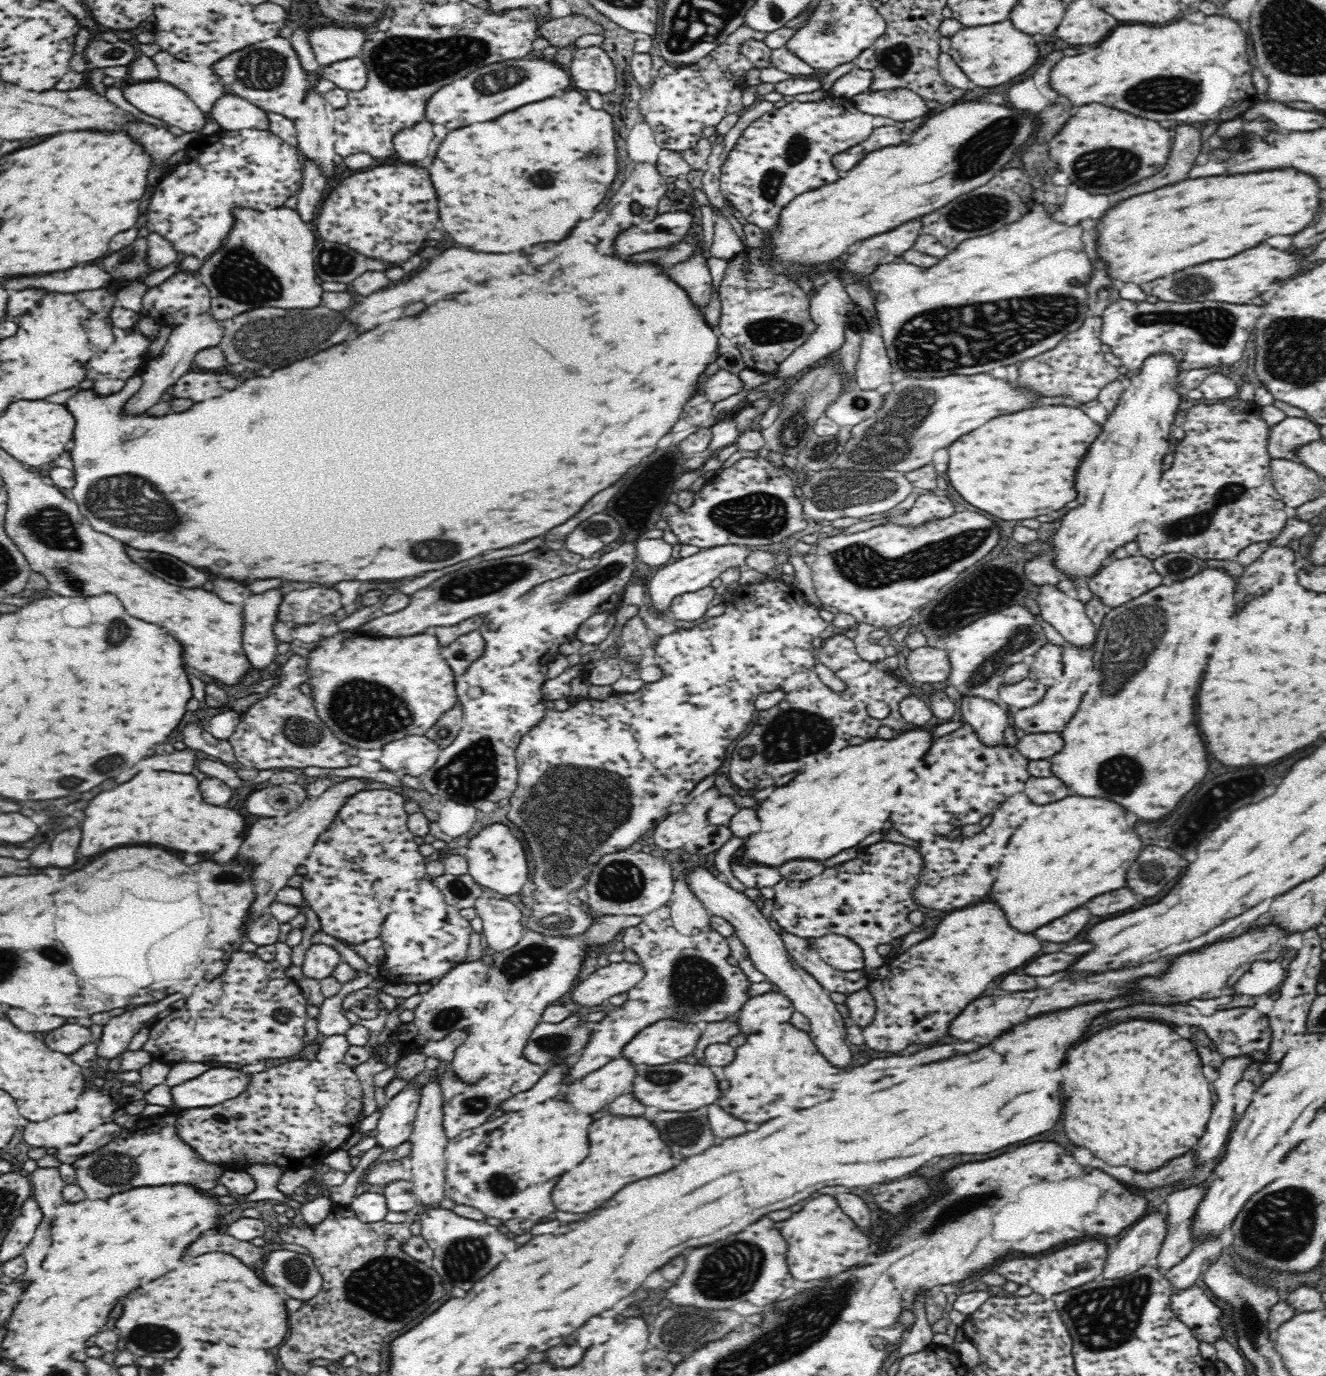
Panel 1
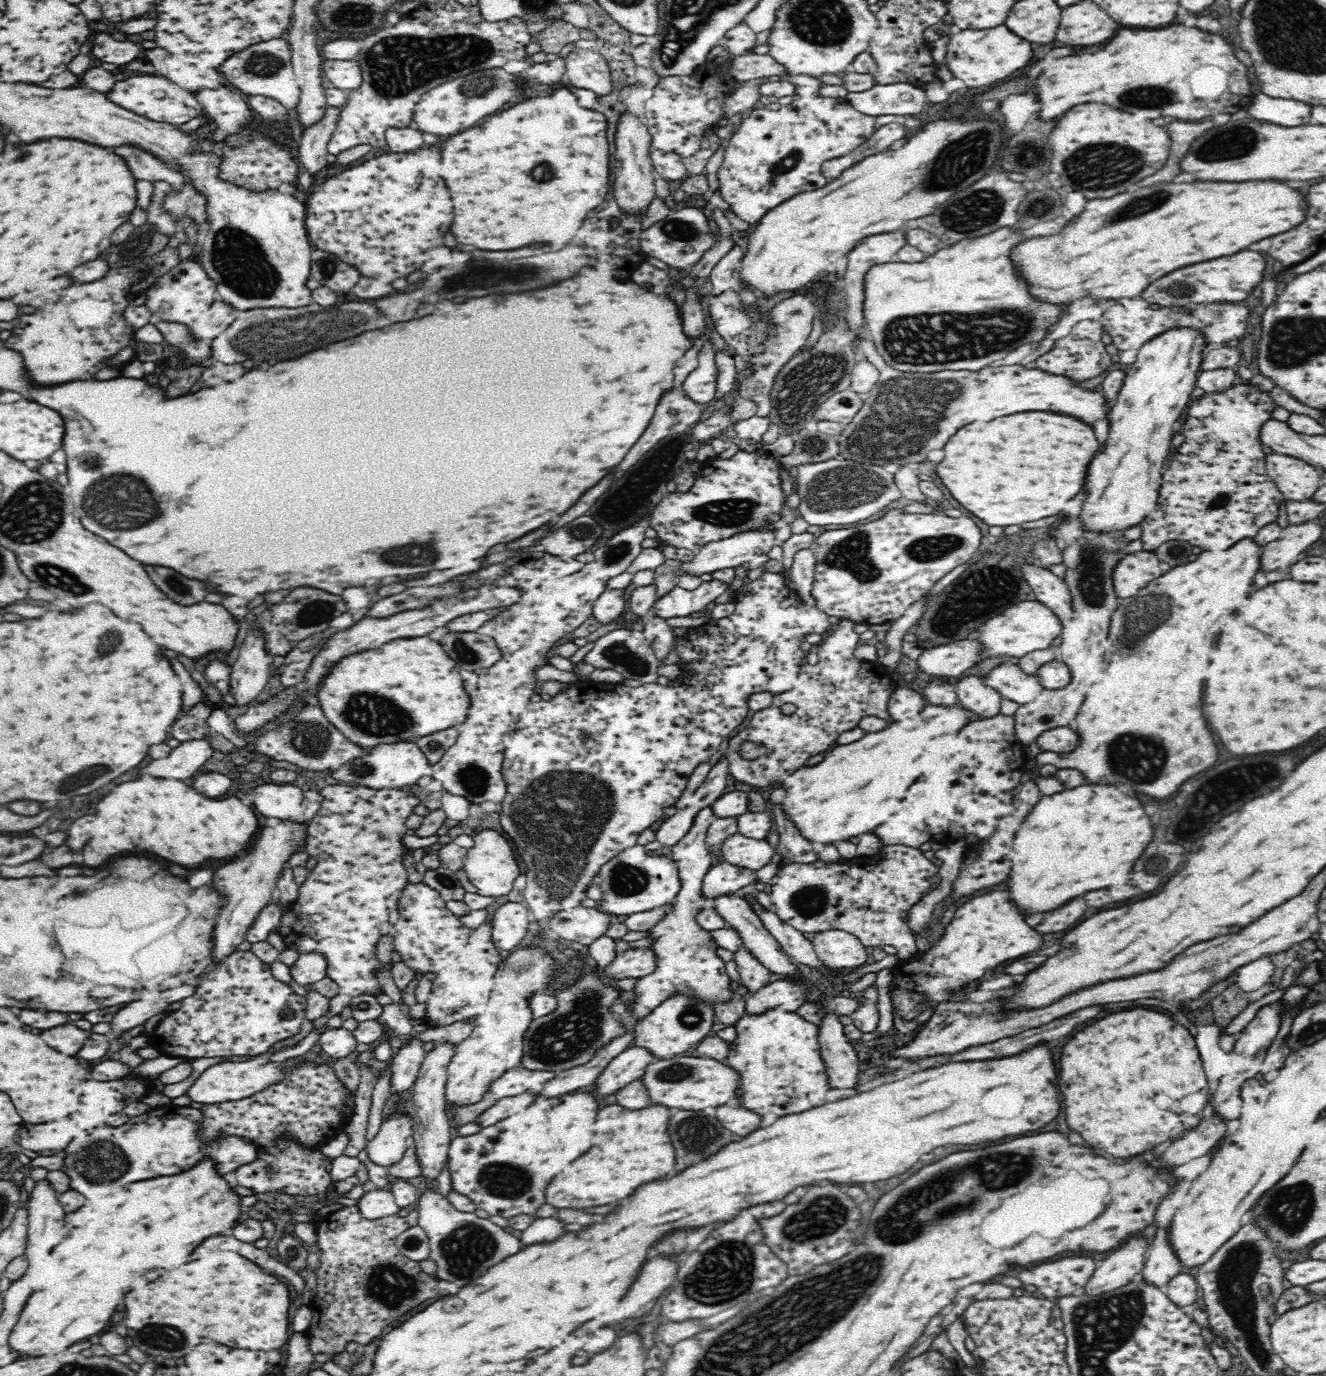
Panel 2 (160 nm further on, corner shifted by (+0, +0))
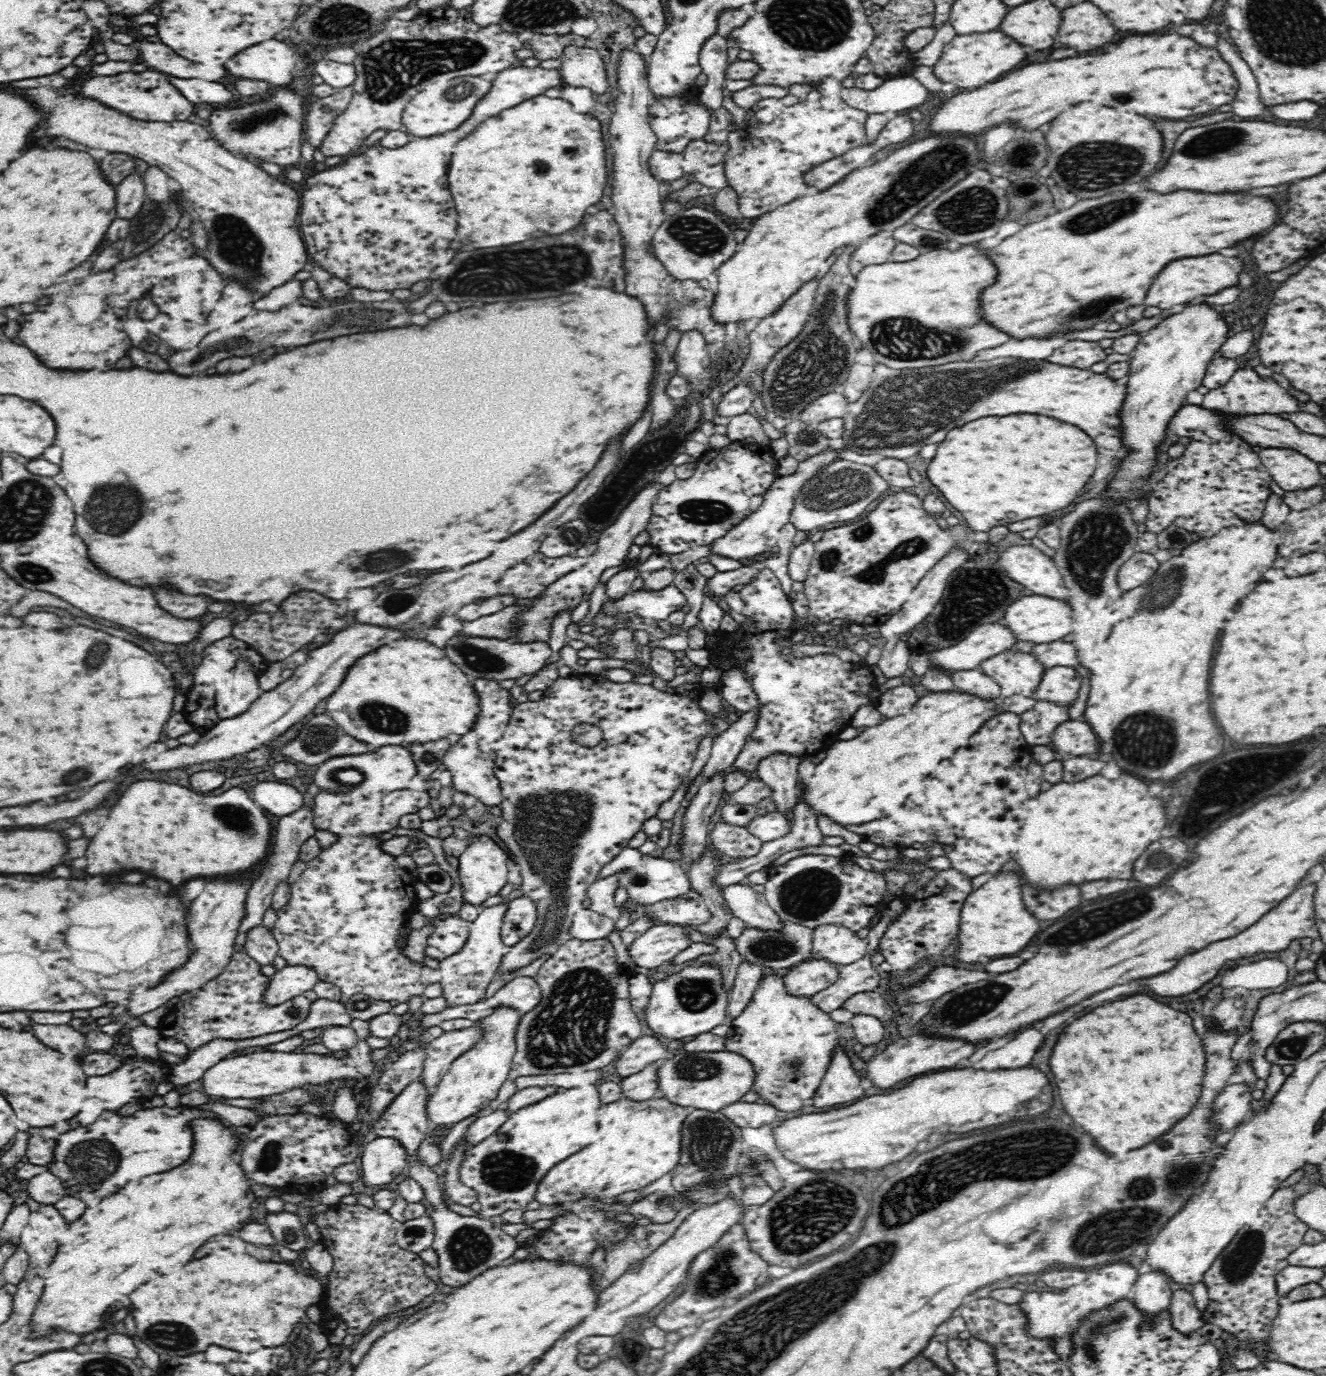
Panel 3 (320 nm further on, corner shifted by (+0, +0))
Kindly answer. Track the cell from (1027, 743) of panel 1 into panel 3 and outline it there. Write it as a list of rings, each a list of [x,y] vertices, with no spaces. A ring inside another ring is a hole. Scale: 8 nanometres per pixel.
[[[1068,719],[1058,725],[1052,735],[1052,744],[1058,752],[1065,756],[1080,756],[1088,754],[1094,756],[1098,750],[1100,736],[1086,721]]]

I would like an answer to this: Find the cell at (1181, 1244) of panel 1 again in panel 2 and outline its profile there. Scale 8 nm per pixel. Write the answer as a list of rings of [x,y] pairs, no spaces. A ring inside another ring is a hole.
[[[1156,1231],[1156,1237],[1148,1246],[1148,1253],[1145,1259],[1140,1279],[1148,1285],[1154,1285],[1160,1289],[1164,1288],[1177,1274],[1184,1272],[1184,1267],[1176,1259],[1172,1245],[1168,1245],[1168,1233]]]

